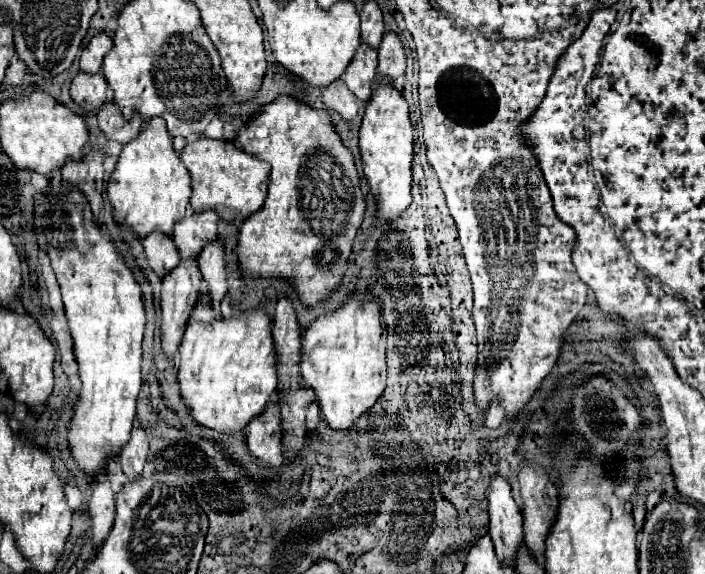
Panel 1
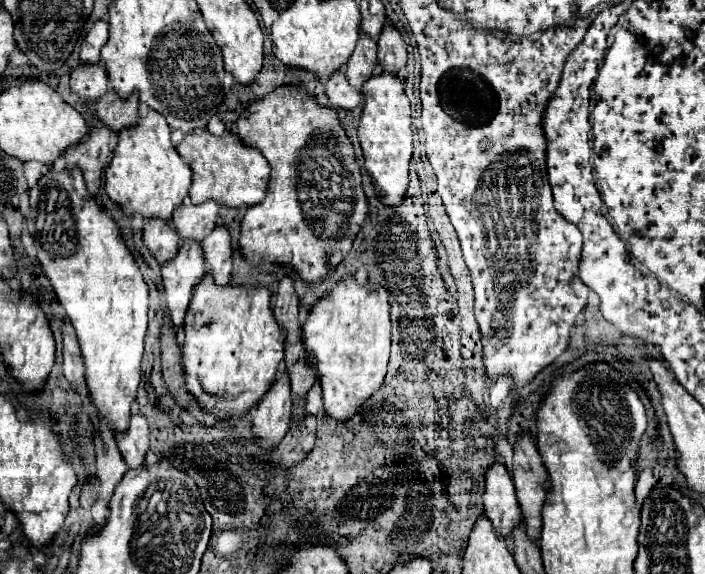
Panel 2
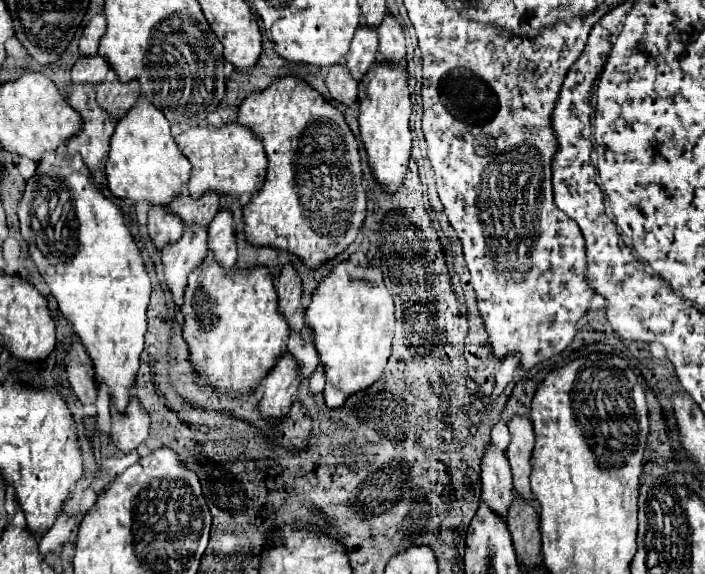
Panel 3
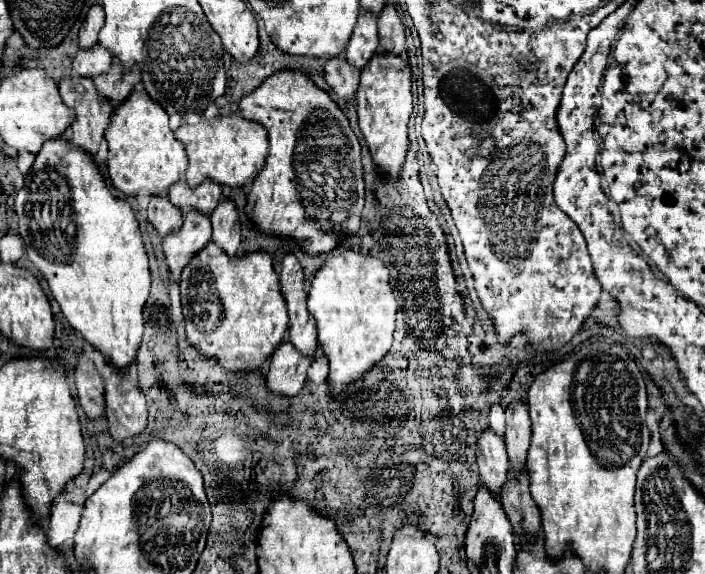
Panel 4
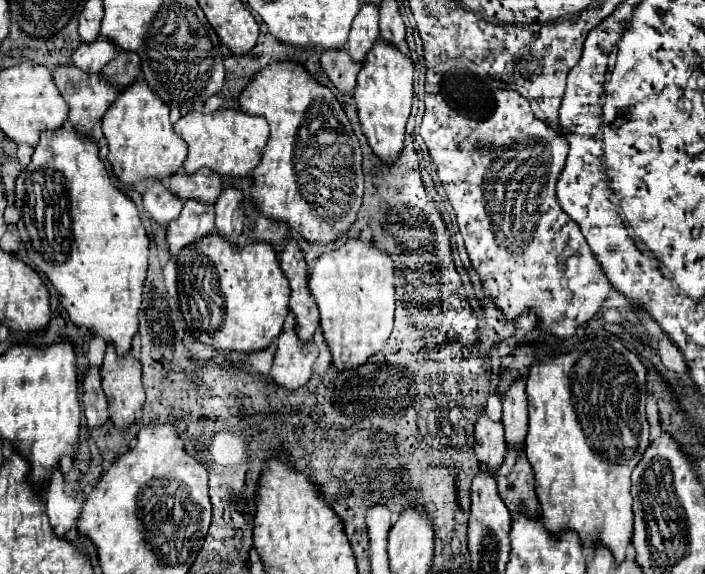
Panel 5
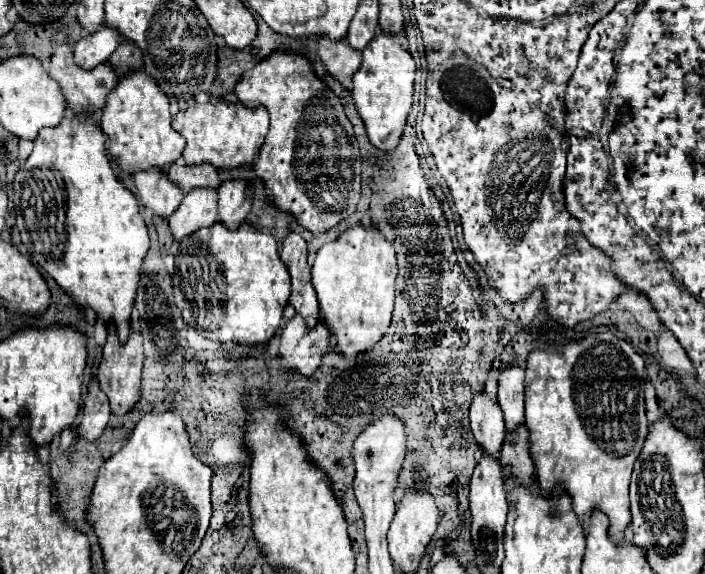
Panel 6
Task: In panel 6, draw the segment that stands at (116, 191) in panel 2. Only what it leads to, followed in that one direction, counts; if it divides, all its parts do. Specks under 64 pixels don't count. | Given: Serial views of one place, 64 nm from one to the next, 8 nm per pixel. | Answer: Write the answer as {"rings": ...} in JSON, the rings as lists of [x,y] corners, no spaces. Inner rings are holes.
{"rings":[[[142,68],[124,76],[118,74],[116,86],[106,96],[100,126],[110,140],[110,156],[116,158],[120,168],[130,174],[150,166],[164,168],[166,164],[176,162],[186,144],[186,140],[170,126],[168,98],[160,92],[160,88],[156,88],[156,84],[152,84],[152,78]]]}

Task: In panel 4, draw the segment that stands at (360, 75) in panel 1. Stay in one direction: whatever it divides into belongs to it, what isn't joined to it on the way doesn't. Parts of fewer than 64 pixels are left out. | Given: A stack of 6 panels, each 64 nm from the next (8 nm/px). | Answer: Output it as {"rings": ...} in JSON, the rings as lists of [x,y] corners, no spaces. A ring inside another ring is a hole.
{"rings":[[[364,12],[362,16],[358,16],[356,28],[350,36],[346,60],[356,68],[364,68],[364,64],[374,56],[376,48],[378,48],[376,16],[372,16],[372,12]]]}

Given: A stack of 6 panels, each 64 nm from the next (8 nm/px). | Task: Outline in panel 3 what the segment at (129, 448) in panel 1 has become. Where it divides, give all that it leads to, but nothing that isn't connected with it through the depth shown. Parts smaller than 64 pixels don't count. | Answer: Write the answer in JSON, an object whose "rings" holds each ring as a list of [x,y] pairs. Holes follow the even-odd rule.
{"rings":[[[130,396],[128,408],[124,412],[118,412],[112,402],[110,414],[112,414],[110,438],[122,452],[130,452],[130,450],[138,448],[148,438],[150,416],[138,398]]]}

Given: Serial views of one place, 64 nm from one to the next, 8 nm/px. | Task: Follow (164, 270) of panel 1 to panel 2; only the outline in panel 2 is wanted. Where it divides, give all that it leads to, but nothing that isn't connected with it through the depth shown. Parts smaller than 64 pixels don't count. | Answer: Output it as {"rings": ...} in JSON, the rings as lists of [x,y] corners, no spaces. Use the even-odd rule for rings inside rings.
{"rings":[[[152,218],[144,226],[144,244],[148,250],[156,256],[156,260],[162,264],[176,256],[180,240],[176,240],[176,232],[172,232],[172,222],[170,220],[160,220]]]}

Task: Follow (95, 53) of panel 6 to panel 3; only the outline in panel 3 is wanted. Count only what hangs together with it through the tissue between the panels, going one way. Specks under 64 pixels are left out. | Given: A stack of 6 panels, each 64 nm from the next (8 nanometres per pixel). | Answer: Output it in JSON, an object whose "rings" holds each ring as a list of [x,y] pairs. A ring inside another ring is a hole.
{"rings":[[[80,56],[78,62],[72,68],[72,80],[74,82],[90,82],[90,84],[100,84],[108,78],[108,62],[104,56]]]}

